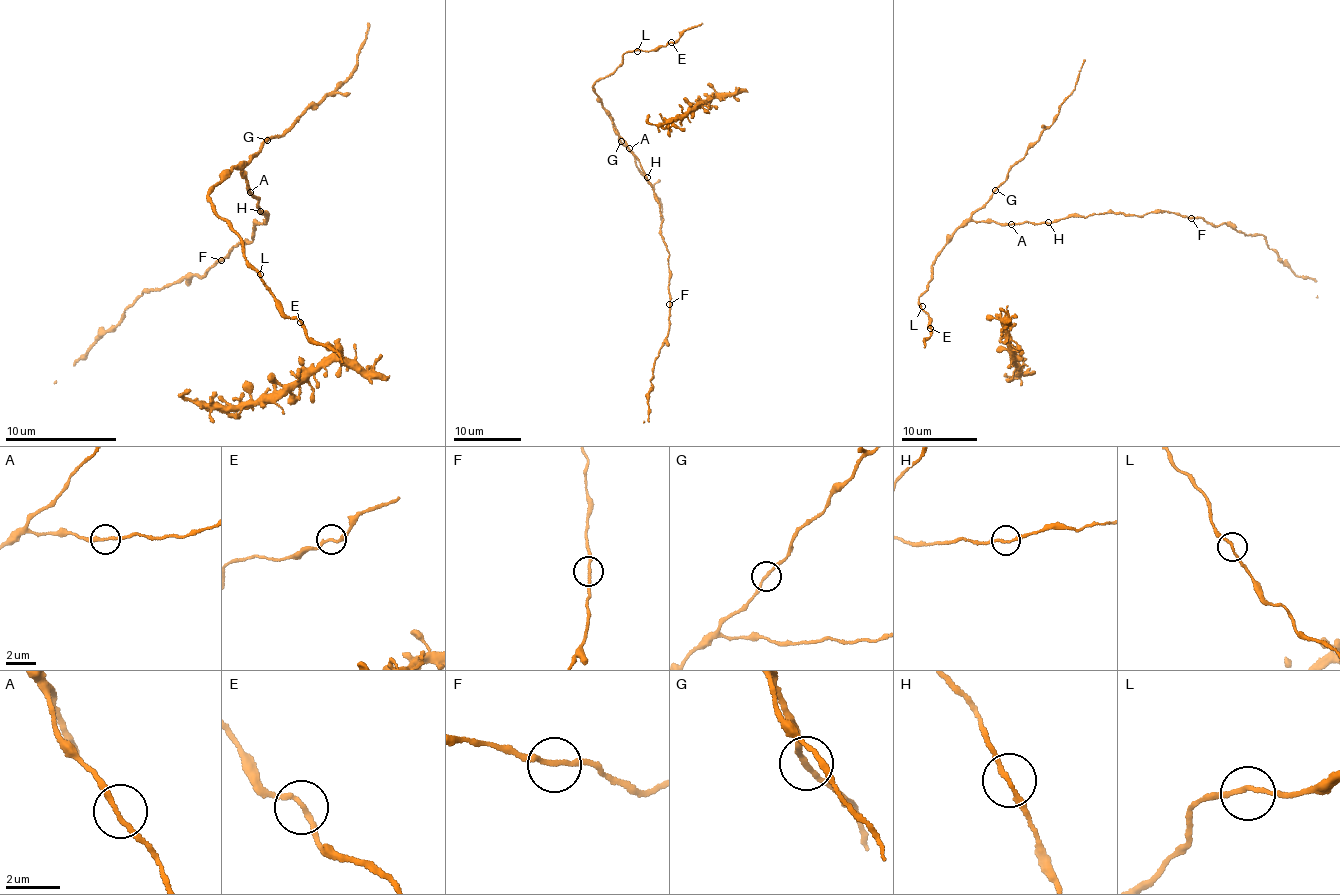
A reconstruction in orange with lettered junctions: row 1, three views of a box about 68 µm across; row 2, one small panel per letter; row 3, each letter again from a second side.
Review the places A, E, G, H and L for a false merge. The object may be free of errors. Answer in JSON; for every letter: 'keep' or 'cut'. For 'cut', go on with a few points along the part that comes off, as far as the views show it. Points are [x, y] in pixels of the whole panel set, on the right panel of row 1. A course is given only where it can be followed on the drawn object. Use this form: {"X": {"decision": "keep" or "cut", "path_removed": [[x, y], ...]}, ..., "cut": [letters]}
{"A": {"decision": "keep"}, "E": {"decision": "keep"}, "G": {"decision": "keep"}, "H": {"decision": "keep"}, "L": {"decision": "keep"}, "cut": []}

